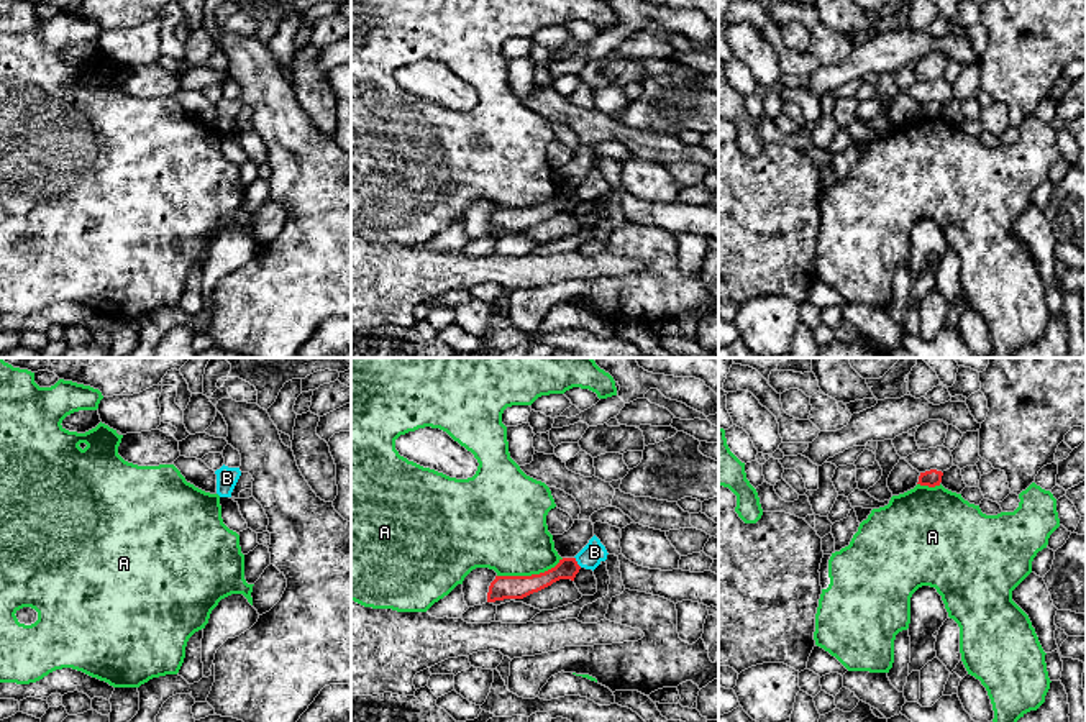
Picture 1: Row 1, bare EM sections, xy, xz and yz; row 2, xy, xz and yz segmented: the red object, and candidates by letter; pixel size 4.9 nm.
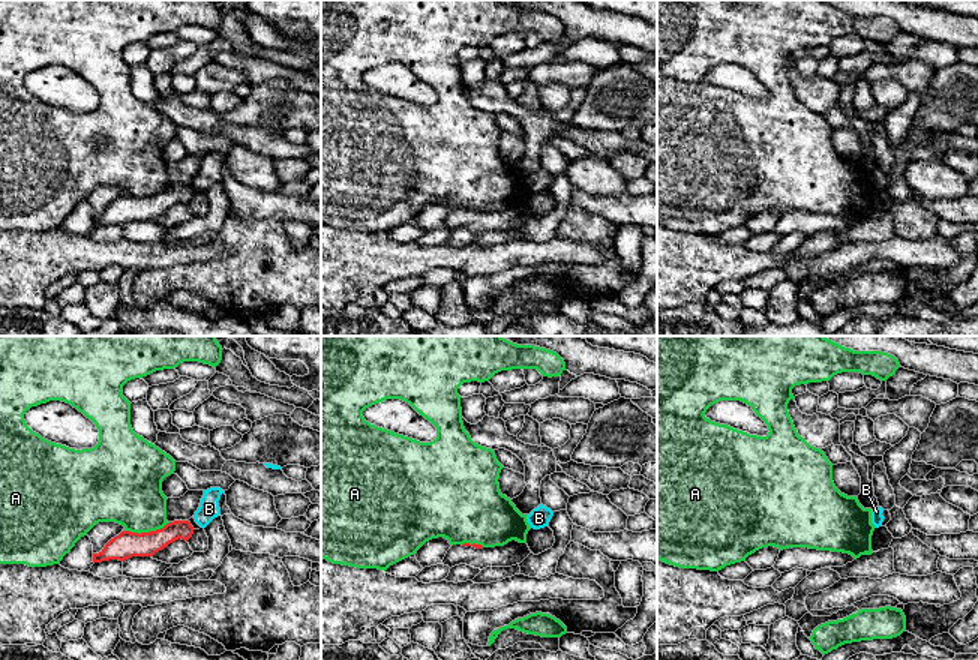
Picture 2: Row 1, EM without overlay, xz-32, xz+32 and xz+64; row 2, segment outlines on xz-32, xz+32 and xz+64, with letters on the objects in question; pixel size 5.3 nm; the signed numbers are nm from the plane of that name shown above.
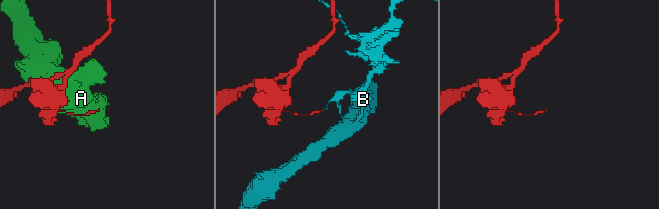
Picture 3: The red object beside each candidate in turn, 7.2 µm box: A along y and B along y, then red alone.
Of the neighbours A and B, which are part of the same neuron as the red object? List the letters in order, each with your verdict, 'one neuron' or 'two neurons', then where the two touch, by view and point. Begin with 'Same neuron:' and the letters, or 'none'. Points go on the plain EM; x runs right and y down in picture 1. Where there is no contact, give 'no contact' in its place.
Same neuron: none
A: two neurons; meets red in xz at (532, 207)
B: two neurons; meets red in xz at (576, 194)

